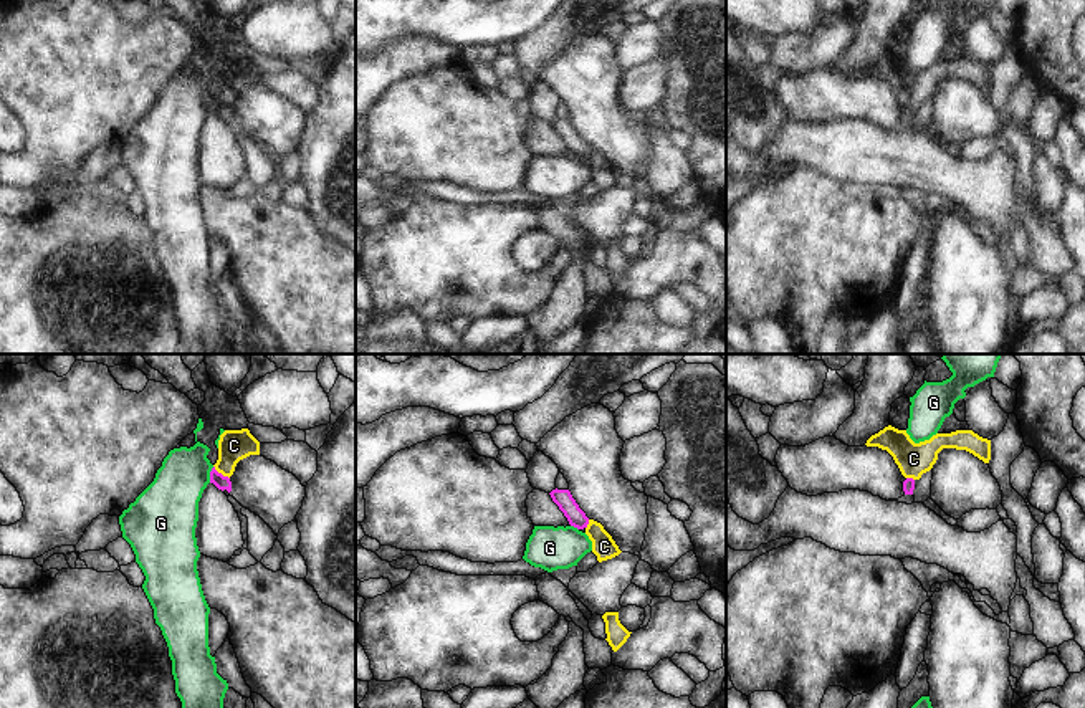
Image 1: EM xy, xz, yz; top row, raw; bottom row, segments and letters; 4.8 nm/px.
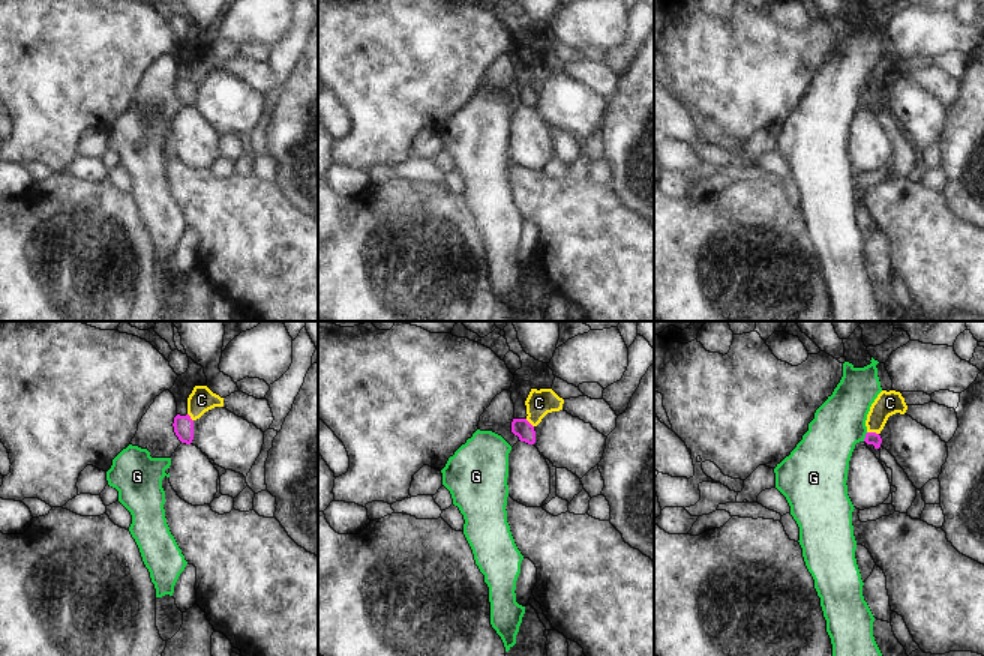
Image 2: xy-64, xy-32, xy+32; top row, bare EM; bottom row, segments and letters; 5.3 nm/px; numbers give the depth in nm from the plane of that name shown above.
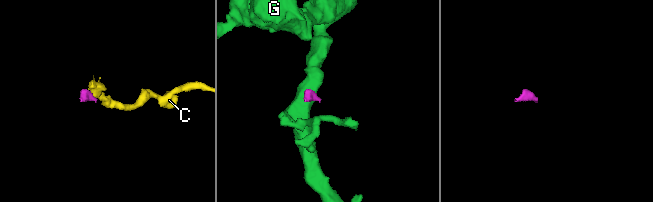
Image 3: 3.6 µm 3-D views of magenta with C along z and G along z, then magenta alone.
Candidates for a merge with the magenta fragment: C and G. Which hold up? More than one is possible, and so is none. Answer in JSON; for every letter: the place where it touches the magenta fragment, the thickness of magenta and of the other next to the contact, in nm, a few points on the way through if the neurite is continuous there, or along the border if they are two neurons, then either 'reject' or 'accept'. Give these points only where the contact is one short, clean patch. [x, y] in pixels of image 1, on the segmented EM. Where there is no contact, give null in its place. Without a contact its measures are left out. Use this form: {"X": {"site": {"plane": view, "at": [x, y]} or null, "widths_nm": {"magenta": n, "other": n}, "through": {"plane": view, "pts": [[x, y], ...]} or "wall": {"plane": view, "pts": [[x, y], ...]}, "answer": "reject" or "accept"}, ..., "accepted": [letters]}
{"C": {"site": {"plane": "xy", "at": [220, 473]}, "widths_nm": {"magenta": 70, "other": 160}, "through": {"plane": "xy", "pts": [[219, 480], [220, 473], [234, 445]]}, "answer": "accept"}, "G": {"site": {"plane": "xy", "at": [210, 475]}, "widths_nm": {"magenta": 70, "other": 280}, "wall": {"plane": "xy", "pts": [[214, 467], [209, 482]]}, "answer": "reject"}, "accepted": ["C"]}

